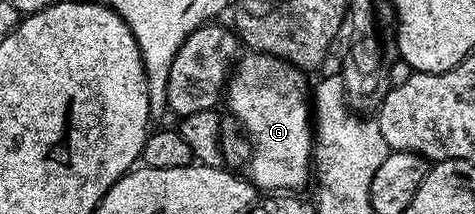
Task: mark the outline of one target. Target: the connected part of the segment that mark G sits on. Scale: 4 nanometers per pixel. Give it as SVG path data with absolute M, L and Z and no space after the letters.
M246 52L237 59L224 91L224 106L246 129L250 137L250 174L248 178L259 191L298 192L312 174L312 106L308 101L308 86L303 71L275 54Z

